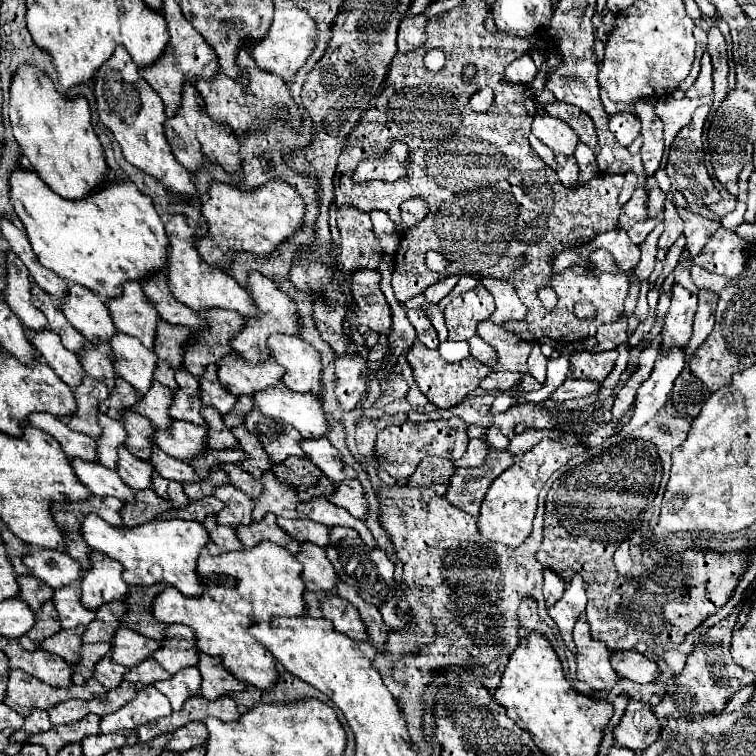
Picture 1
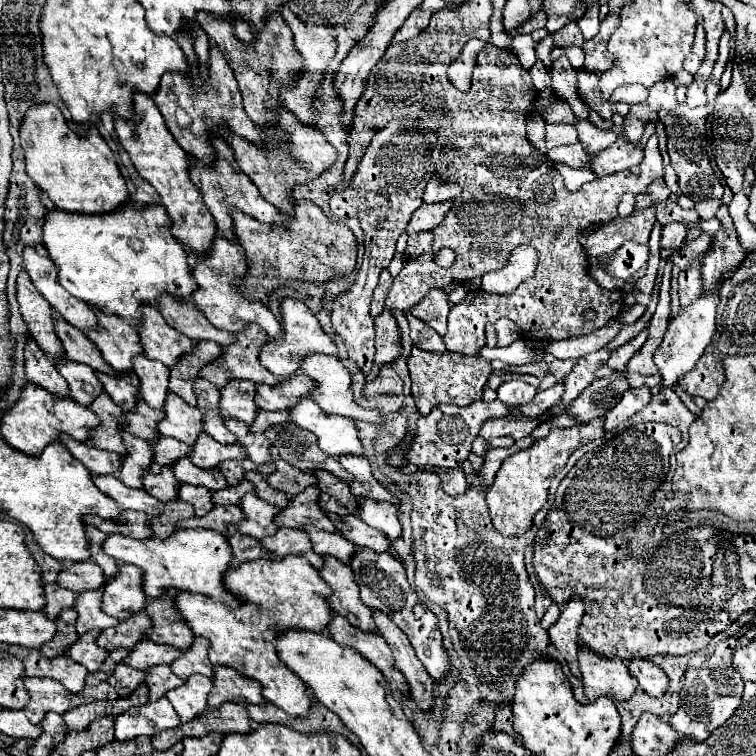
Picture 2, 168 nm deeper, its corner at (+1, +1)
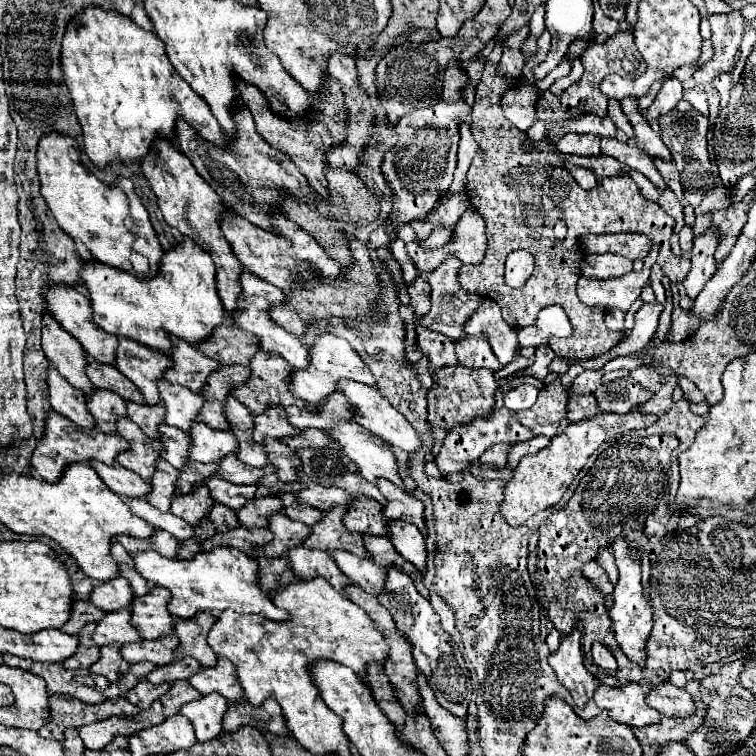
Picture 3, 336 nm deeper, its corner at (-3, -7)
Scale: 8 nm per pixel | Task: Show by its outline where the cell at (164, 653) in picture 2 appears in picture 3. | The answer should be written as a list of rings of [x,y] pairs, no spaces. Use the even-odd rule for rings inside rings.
[[[180,658],[180,660],[170,662],[170,664],[156,666],[156,670],[152,670],[146,680],[152,682],[152,684],[188,680],[188,676],[192,676],[192,672],[196,672],[196,668],[200,668],[198,660],[194,660],[194,658]]]

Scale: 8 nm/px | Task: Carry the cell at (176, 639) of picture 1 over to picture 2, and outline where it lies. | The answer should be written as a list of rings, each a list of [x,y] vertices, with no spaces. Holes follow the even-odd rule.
[[[200,636],[194,638],[192,648],[184,650],[184,654],[172,662],[172,666],[170,666],[172,672],[182,680],[186,680],[186,676],[192,676],[192,674],[204,674],[204,676],[212,678],[214,666],[208,660],[208,648],[210,648],[210,644],[206,638],[200,638]]]

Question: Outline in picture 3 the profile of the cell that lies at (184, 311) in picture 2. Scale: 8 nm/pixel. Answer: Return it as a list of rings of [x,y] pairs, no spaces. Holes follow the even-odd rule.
[[[214,328],[212,336],[196,344],[196,350],[220,364],[242,364],[248,366],[252,356],[258,352],[256,336],[248,332],[236,332],[236,328]]]

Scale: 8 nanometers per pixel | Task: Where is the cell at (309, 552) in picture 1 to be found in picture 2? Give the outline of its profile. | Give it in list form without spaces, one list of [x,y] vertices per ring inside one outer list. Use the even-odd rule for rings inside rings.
[[[326,556],[320,576],[334,590],[334,594],[330,598],[334,612],[348,618],[348,622],[354,624],[356,628],[378,634],[378,626],[372,620],[372,608],[368,608],[360,600],[360,588],[354,582],[354,574],[350,572],[350,568],[346,564],[342,564],[340,560]]]

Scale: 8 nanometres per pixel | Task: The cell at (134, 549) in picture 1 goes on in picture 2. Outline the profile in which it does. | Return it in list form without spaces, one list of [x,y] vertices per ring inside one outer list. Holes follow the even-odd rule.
[[[176,530],[174,536],[166,540],[158,538],[146,538],[146,540],[134,540],[120,534],[110,534],[104,542],[104,552],[118,562],[136,564],[144,570],[144,592],[150,598],[162,596],[168,588],[180,590],[180,592],[194,592],[210,596],[226,606],[240,606],[240,598],[232,596],[224,588],[224,572],[228,572],[232,564],[232,548],[224,534],[216,530]]]

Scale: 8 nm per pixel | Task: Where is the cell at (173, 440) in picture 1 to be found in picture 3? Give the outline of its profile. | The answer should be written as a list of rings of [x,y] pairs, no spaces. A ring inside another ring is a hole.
[[[228,454],[220,460],[218,472],[216,476],[232,482],[232,484],[258,484],[258,480],[266,474],[274,474],[276,468],[272,464],[264,466],[264,468],[252,468],[244,462],[240,462],[234,454]]]

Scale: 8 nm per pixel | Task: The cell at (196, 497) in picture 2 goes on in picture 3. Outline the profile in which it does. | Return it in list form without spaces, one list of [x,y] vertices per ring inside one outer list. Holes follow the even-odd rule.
[[[214,502],[214,506],[212,506],[210,512],[208,512],[208,518],[210,518],[210,522],[214,524],[216,532],[224,532],[224,530],[228,530],[228,528],[240,526],[240,522],[236,520],[234,512],[228,510],[228,508],[226,508],[224,504],[220,504],[220,502]]]

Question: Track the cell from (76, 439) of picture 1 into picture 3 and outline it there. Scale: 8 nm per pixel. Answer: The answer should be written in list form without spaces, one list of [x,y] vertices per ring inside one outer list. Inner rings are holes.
[[[90,460],[90,466],[98,472],[98,476],[102,478],[102,482],[116,492],[118,496],[130,496],[130,498],[140,498],[144,496],[144,492],[148,492],[148,484],[136,476],[136,472],[130,472],[124,466],[108,466],[104,462],[98,460]]]

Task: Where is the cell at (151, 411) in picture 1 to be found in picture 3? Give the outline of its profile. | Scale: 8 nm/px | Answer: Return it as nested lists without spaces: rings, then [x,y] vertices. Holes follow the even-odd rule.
[[[192,422],[190,440],[188,458],[196,462],[218,462],[226,454],[236,452],[236,438],[232,432],[208,428],[204,422]]]

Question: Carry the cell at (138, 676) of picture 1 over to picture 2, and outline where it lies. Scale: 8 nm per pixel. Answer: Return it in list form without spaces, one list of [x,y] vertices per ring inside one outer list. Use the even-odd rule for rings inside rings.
[[[160,664],[160,666],[148,670],[146,686],[150,688],[150,700],[152,700],[152,702],[160,700],[168,690],[178,688],[178,686],[182,686],[182,684],[184,684],[184,680],[178,678],[178,676],[170,670],[170,666],[166,666],[166,664]]]

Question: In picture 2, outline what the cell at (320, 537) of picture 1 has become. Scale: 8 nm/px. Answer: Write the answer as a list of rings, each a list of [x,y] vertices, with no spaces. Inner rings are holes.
[[[314,526],[306,528],[312,544],[314,544],[314,552],[320,556],[334,556],[340,562],[348,564],[348,560],[352,560],[352,556],[356,554],[356,546],[352,542],[348,542],[342,534],[330,534],[324,530],[318,530]]]

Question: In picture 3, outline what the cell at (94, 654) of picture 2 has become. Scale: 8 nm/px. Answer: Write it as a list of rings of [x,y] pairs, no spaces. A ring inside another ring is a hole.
[[[102,646],[100,648],[100,658],[90,666],[90,670],[94,674],[106,676],[110,682],[116,682],[118,676],[128,670],[128,666],[130,664],[124,662],[124,658],[120,656],[120,648],[116,648],[116,646]]]

